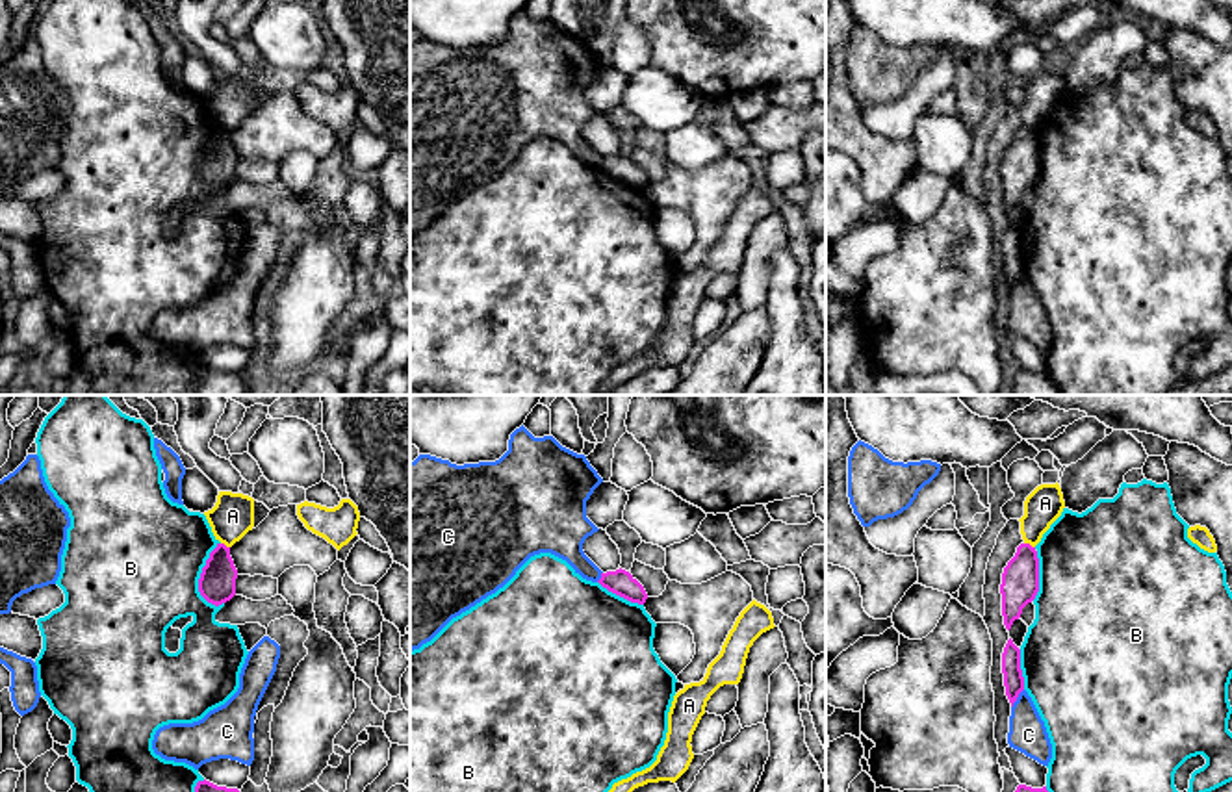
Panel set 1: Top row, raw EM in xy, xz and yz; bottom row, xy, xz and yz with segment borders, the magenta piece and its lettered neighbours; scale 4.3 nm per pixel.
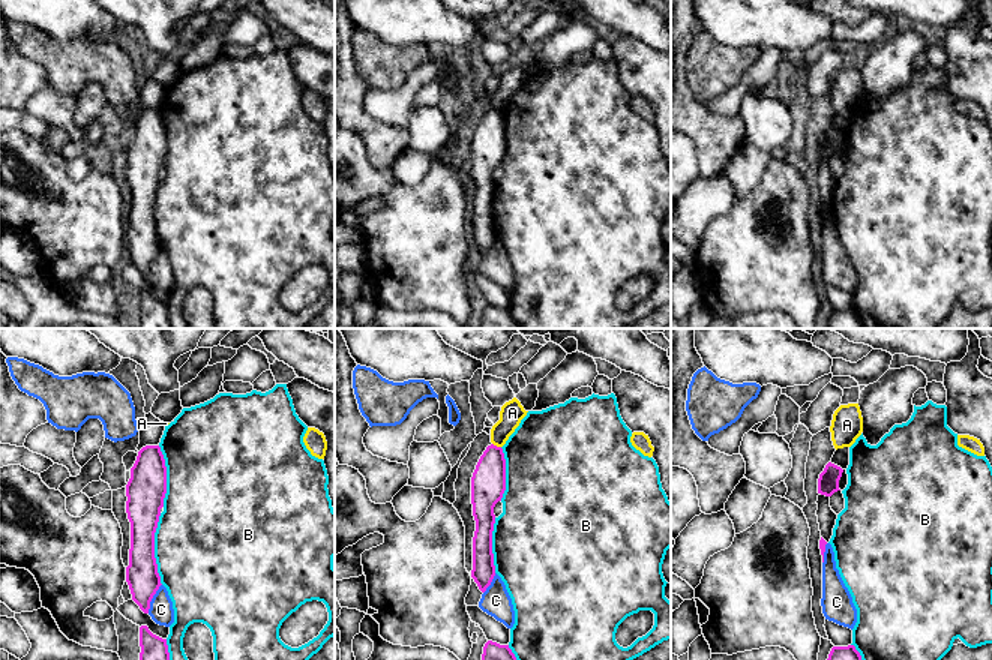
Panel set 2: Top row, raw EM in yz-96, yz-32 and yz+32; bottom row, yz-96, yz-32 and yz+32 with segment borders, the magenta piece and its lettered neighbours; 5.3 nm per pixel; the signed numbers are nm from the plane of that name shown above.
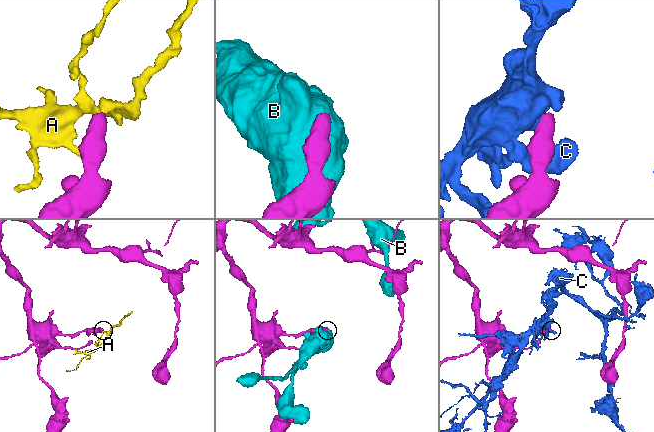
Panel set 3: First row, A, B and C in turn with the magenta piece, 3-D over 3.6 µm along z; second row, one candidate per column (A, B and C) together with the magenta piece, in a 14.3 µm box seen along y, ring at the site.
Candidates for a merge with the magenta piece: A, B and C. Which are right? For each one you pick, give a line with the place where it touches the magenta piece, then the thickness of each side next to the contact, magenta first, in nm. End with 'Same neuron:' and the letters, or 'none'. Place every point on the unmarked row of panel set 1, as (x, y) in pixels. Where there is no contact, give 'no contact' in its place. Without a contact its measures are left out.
Same neuron: none

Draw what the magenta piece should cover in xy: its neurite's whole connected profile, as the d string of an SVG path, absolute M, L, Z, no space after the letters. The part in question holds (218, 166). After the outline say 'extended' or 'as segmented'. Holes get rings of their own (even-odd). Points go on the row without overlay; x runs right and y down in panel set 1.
M217 128L217 132L210 137L199 163L200 180L208 187L219 191L236 180L236 163L237 154L230 141L230 132Z; as segmented

